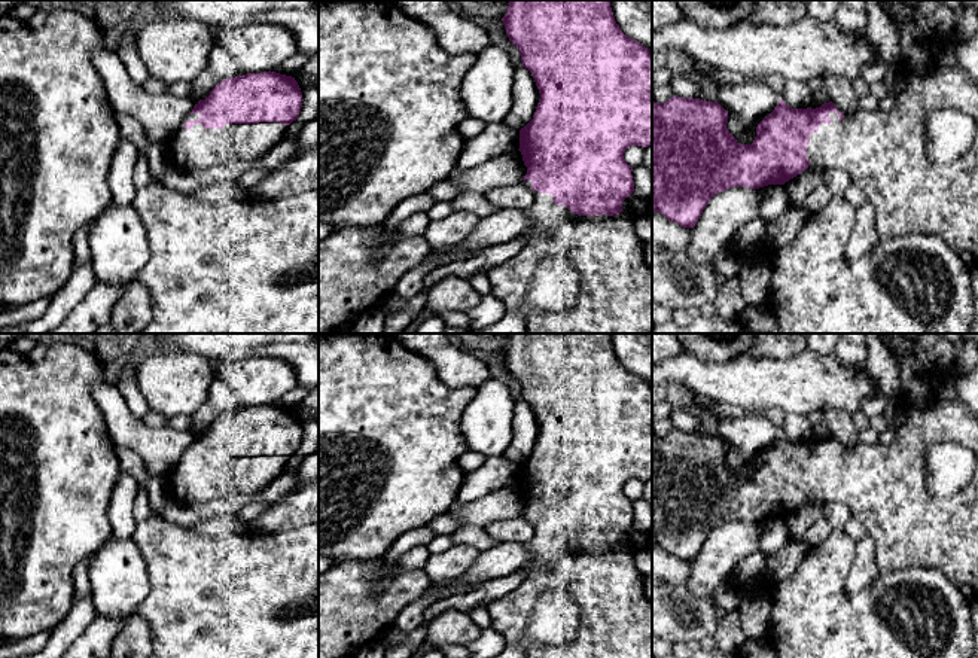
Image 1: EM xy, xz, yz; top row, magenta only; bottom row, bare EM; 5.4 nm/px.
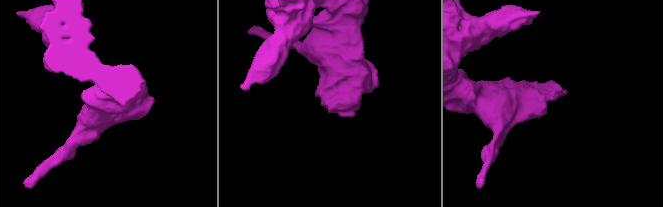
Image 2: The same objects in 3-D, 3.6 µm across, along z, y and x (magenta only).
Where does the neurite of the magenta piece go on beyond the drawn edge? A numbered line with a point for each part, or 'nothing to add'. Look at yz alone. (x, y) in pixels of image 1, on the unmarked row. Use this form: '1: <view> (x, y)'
1: yz (883, 486)

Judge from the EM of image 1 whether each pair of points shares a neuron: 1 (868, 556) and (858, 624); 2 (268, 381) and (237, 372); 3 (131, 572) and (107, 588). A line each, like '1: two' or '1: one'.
1: two
2: one
3: one

